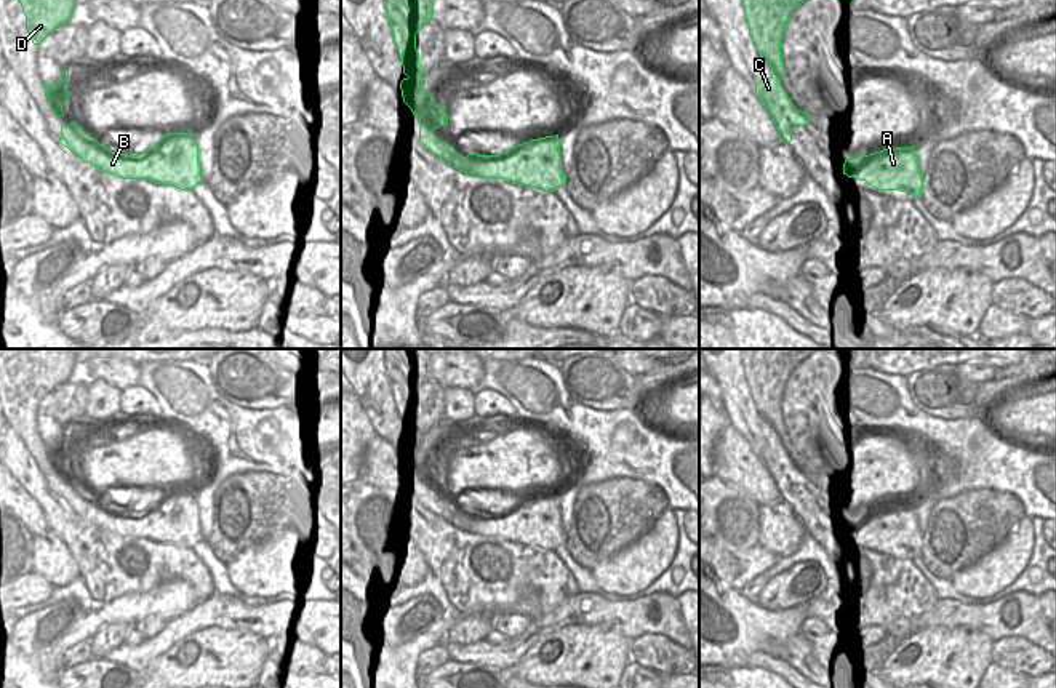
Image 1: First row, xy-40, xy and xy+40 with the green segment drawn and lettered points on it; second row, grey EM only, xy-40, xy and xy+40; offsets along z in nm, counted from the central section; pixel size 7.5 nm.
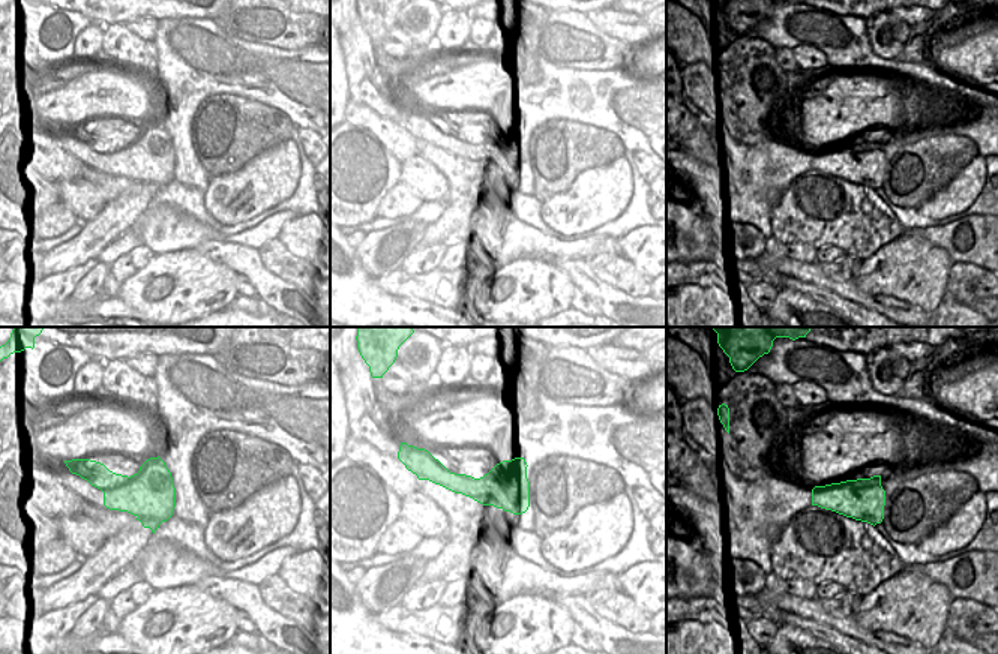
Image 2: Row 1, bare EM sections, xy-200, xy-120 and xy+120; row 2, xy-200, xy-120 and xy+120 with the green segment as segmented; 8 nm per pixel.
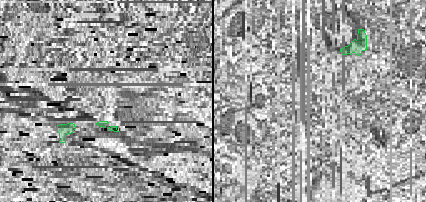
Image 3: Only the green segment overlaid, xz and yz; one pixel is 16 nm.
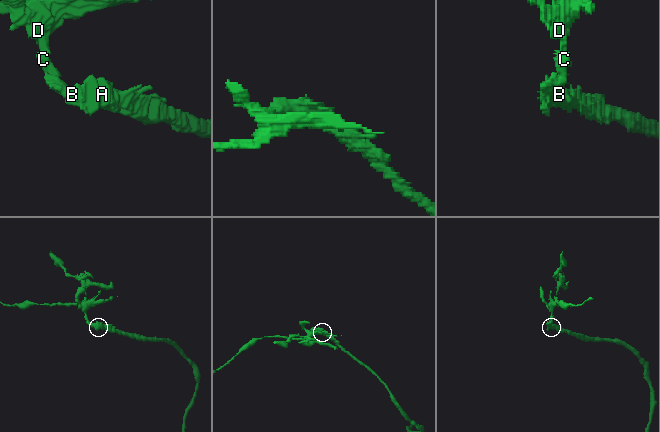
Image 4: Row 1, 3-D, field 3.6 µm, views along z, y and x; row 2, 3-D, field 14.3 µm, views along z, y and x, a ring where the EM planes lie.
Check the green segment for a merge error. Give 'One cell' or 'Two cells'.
Two cells.

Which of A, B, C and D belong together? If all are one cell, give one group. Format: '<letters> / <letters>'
A B / C D

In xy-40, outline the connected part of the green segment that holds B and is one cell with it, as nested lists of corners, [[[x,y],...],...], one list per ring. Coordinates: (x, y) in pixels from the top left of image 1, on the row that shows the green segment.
[[[74,122],[61,126],[59,142],[83,162],[123,179],[146,179],[154,184],[194,190],[203,182],[194,133],[165,134],[139,155],[110,152]]]

